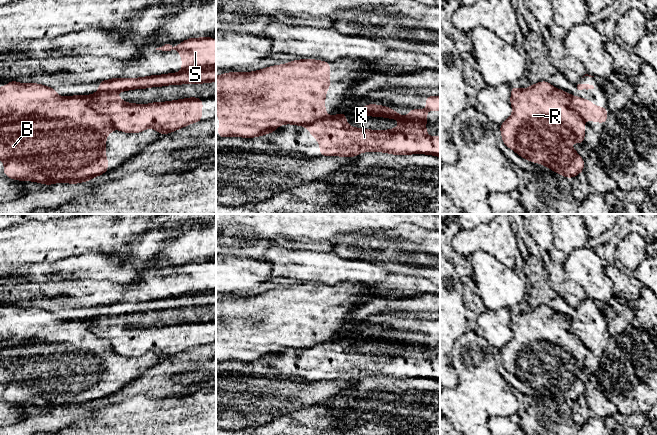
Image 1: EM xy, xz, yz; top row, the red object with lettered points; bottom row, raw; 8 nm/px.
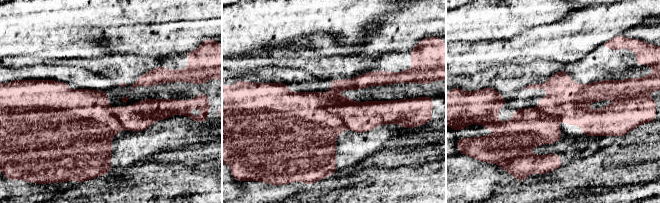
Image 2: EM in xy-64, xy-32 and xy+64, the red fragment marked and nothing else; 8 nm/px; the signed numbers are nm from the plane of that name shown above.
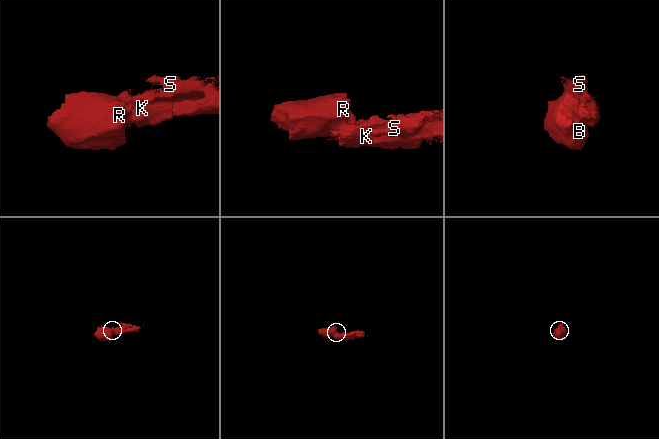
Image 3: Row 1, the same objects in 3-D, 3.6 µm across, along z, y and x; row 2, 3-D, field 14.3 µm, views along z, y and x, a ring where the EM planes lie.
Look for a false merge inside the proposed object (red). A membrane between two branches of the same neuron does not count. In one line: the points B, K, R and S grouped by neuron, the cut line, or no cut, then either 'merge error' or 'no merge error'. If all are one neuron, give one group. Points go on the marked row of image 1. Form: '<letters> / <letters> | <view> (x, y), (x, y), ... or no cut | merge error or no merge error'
B R / K S | xy (93, 95), (90, 105), (97, 112), (106, 114), (115, 127) | merge error

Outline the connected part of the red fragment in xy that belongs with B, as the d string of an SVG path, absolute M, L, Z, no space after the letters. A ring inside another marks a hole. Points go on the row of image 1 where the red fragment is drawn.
M8 81L6 87L0 87L0 160L5 162L4 174L14 180L35 181L38 183L51 185L59 182L68 182L71 185L75 183L87 182L108 171L108 160L106 158L106 136L115 128L110 117L105 114L97 113L90 102L94 95L75 95L68 97L59 97L57 91L51 87L37 83L22 84L16 81ZM97 142L98 145L93 148L82 148L81 143Z

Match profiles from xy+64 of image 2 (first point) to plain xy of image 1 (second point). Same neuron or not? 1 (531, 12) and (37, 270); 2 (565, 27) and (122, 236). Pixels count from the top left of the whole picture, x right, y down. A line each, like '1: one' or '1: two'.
1: two
2: two

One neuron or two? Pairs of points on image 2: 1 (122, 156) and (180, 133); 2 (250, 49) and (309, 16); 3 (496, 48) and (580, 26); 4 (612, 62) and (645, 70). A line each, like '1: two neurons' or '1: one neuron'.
1: one neuron
2: one neuron
3: one neuron
4: one neuron

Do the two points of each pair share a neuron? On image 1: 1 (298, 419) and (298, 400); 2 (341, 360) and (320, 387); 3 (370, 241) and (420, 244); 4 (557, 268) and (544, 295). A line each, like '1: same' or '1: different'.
1: different
2: different
3: same
4: different

